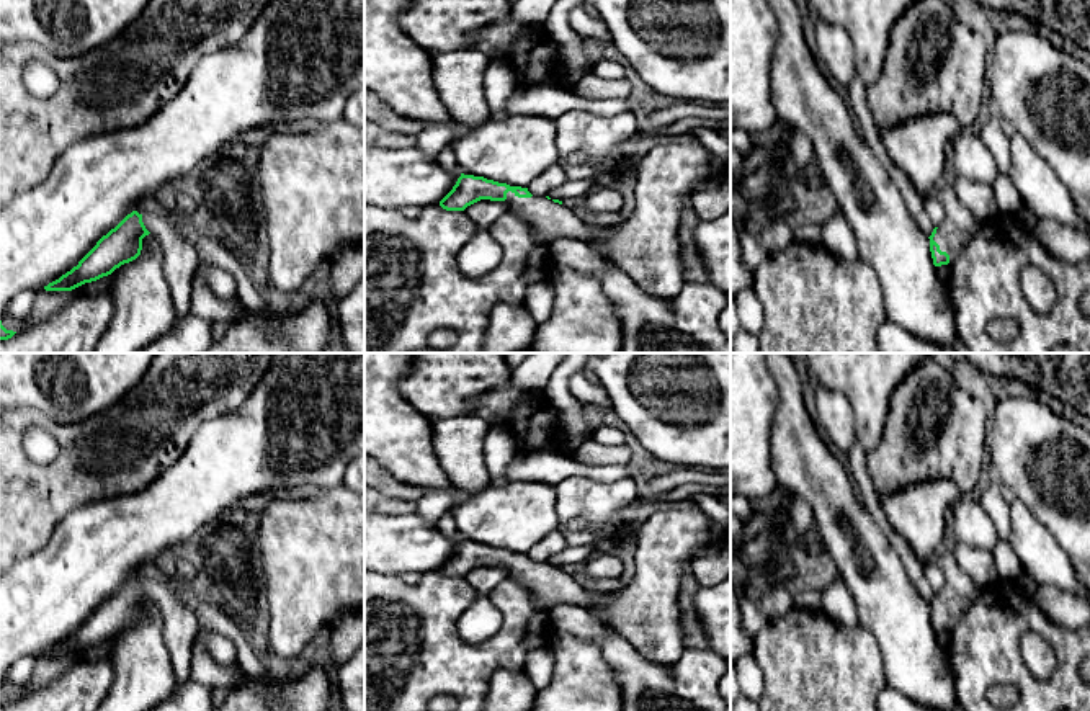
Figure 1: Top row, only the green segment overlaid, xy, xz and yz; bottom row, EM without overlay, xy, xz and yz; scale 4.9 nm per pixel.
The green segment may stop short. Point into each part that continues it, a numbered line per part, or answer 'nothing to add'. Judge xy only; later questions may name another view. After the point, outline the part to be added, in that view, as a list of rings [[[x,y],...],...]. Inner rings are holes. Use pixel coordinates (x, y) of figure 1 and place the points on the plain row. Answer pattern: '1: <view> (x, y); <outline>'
nothing to add

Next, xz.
1: xz (646, 613); [[[698,505],[652,513],[636,531],[632,582],[616,592],[582,587],[546,562],[507,559],[508,577],[529,590],[547,613],[561,603],[600,608],[610,626],[642,657],[675,664],[685,652],[678,595],[683,567],[696,554],[730,539],[730,525],[708,516]]]

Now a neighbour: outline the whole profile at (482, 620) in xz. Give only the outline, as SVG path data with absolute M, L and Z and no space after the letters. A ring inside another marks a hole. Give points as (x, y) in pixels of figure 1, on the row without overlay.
M480 566L464 575L466 582L472 585L479 597L471 608L467 608L456 628L458 636L466 644L482 644L495 636L502 626L503 616L500 610L490 601L490 592L508 577L507 567Z

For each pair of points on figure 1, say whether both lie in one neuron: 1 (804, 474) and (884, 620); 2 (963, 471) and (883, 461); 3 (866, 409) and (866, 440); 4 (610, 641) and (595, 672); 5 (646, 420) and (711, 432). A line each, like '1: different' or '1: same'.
1: same
2: same
3: same
4: different
5: same

